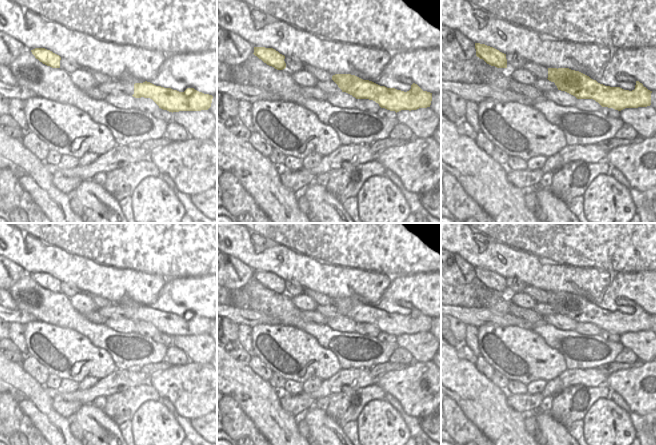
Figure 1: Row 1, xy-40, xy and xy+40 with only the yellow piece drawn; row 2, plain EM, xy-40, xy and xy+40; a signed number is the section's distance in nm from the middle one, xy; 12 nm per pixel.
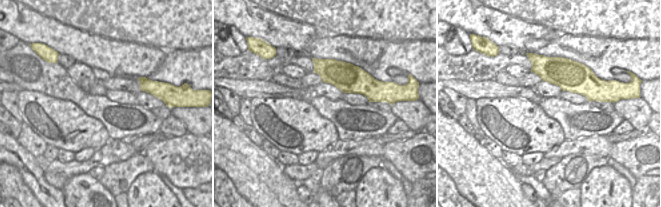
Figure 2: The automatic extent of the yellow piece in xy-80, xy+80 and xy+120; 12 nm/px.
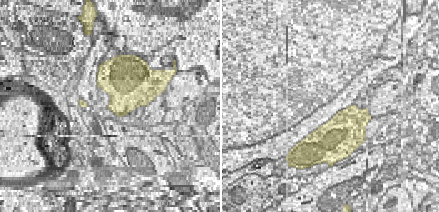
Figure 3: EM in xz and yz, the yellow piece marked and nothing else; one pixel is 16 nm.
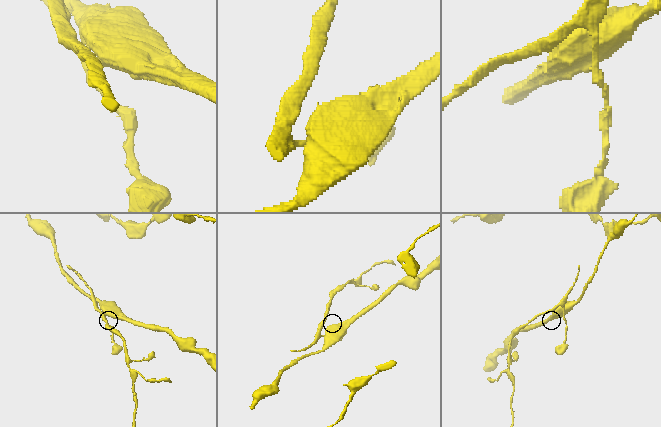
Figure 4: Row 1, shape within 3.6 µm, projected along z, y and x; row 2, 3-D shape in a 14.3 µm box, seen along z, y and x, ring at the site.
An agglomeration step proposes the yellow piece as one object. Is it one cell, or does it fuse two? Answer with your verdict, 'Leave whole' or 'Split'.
Split

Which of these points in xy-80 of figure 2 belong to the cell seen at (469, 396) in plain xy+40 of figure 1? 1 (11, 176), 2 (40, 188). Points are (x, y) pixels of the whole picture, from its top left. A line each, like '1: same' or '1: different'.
1: different
2: same

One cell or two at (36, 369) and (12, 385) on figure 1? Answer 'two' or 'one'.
two

